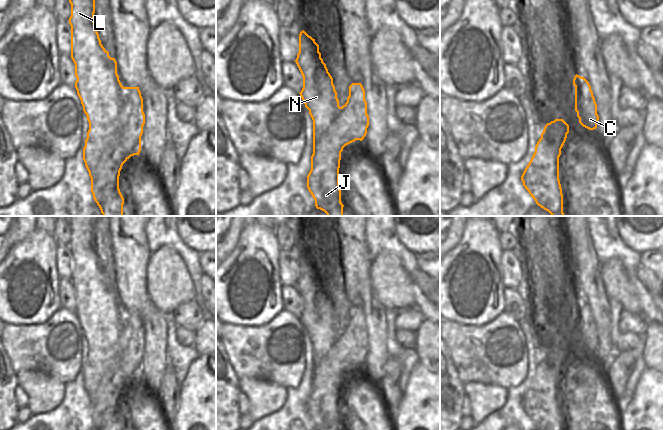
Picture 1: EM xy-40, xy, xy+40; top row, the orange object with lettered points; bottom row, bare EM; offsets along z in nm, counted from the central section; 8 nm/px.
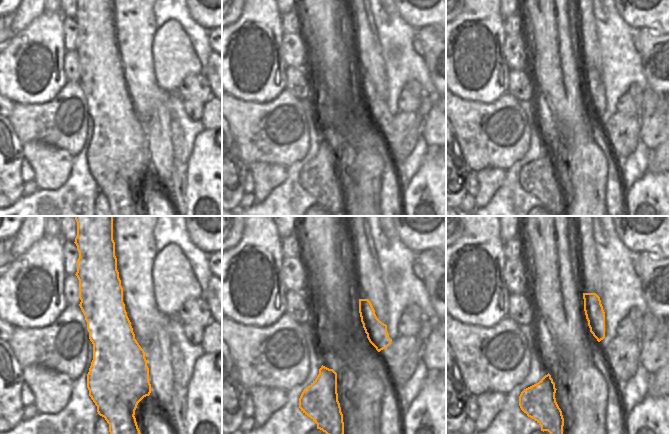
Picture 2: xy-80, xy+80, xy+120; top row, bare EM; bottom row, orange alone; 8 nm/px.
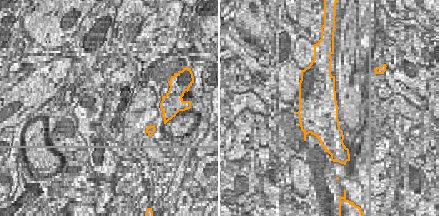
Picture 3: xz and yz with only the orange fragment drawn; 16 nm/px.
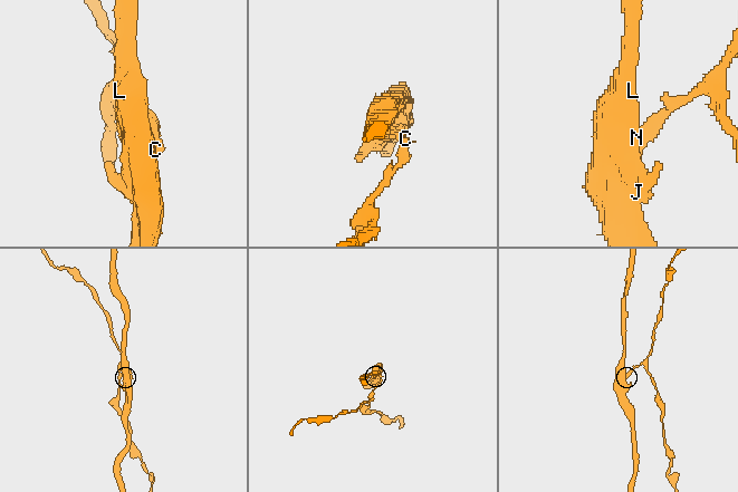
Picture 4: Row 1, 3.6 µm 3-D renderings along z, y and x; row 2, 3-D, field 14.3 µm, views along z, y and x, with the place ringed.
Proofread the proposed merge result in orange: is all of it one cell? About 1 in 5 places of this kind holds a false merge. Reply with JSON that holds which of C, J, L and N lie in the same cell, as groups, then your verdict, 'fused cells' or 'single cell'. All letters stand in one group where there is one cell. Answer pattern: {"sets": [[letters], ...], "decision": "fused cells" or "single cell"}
{"sets": [["C"], ["J", "L", "N"]], "decision": "fused cells"}

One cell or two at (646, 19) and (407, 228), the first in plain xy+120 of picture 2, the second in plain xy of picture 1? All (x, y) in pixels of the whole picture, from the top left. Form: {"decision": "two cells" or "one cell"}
{"decision": "one cell"}

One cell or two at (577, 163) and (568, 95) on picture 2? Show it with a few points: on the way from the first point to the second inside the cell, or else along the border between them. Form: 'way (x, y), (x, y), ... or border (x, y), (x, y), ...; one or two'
way (577, 146), (577, 127), (571, 112); one

